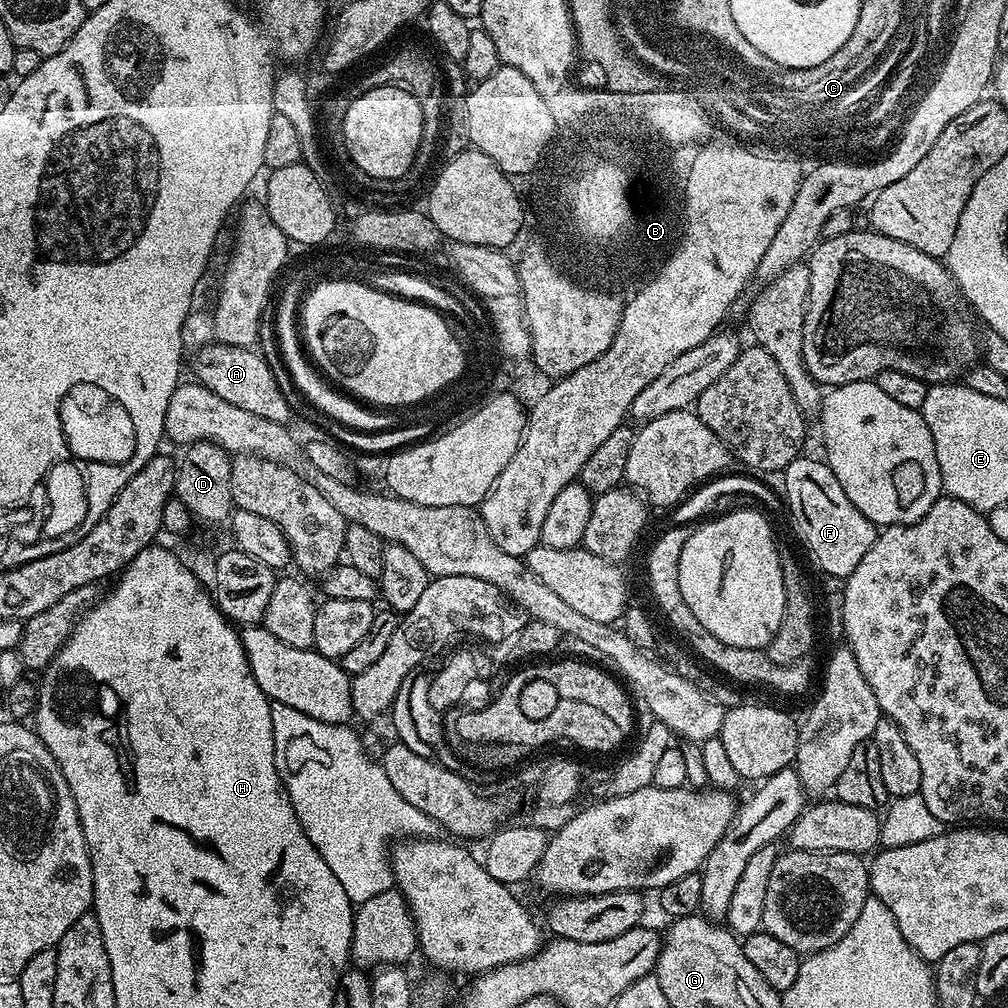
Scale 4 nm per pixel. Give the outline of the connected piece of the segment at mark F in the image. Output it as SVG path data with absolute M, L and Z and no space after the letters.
M801 454L784 468L782 479L784 492L788 495L788 512L805 550L826 575L847 578L854 566L862 562L866 550L874 546L877 525L871 524L862 510L846 498L842 482L834 478L831 466L823 459L811 460L808 454Z

